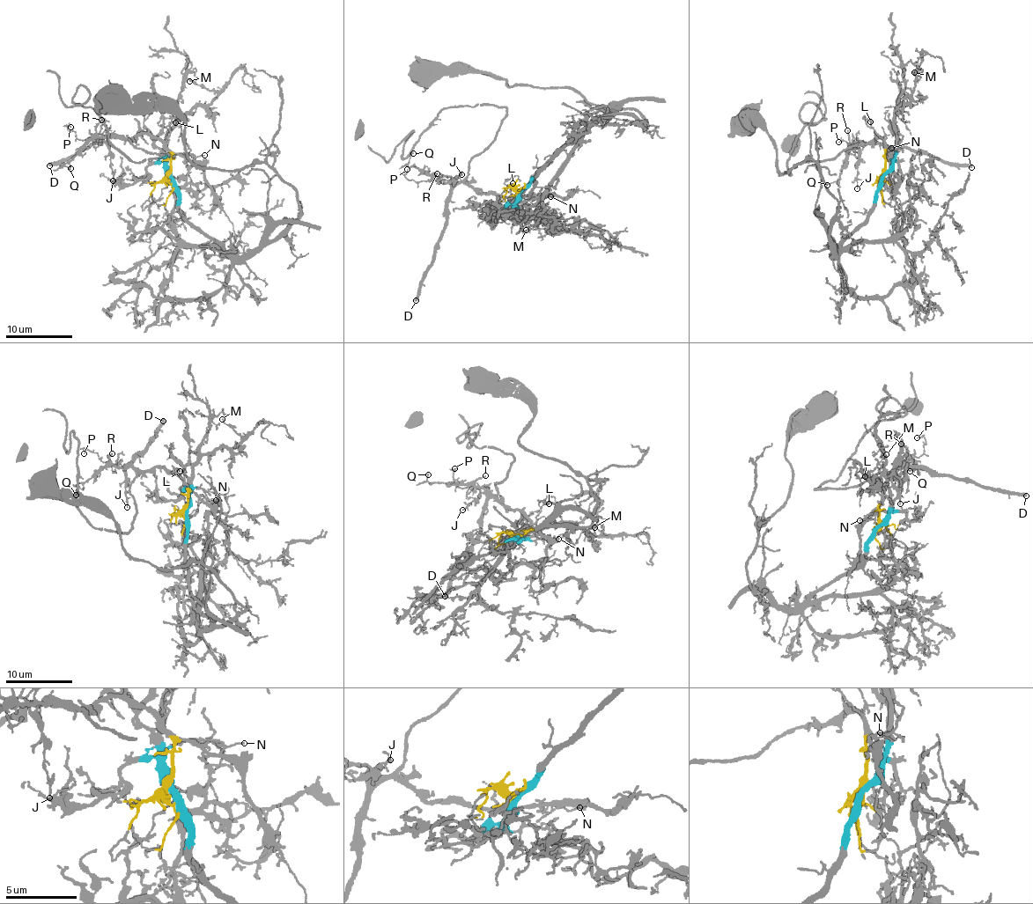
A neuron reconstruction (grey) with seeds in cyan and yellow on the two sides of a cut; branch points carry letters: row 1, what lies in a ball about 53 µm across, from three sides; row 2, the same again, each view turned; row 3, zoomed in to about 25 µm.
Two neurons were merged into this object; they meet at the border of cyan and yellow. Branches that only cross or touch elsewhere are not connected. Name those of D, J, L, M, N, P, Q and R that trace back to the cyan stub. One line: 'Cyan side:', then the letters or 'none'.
Cyan side: M

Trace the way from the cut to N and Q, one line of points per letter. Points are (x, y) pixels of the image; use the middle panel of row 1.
N: (520, 191), (516, 195), (549, 196)
Q: (520, 191), (517, 196), (475, 192), (448, 176), (434, 176), (409, 167), (412, 152)

